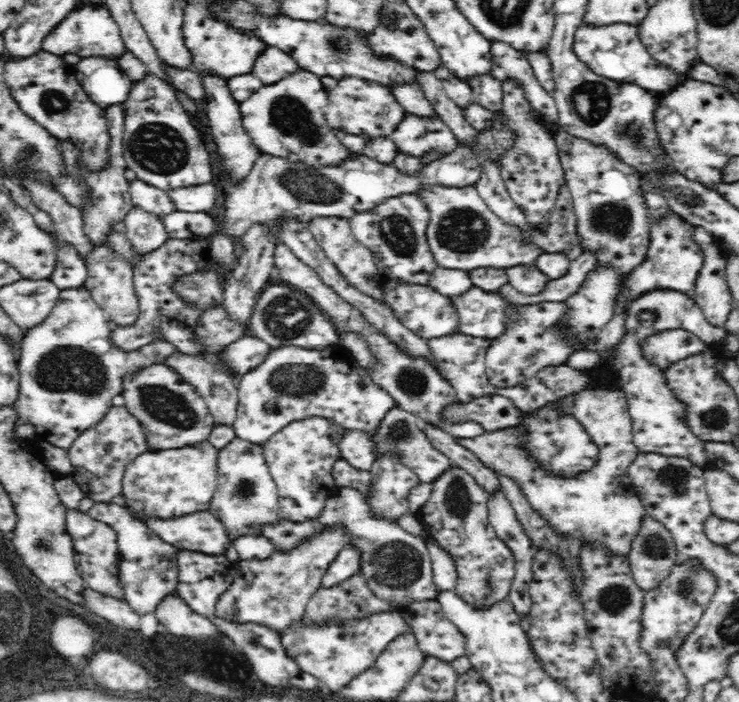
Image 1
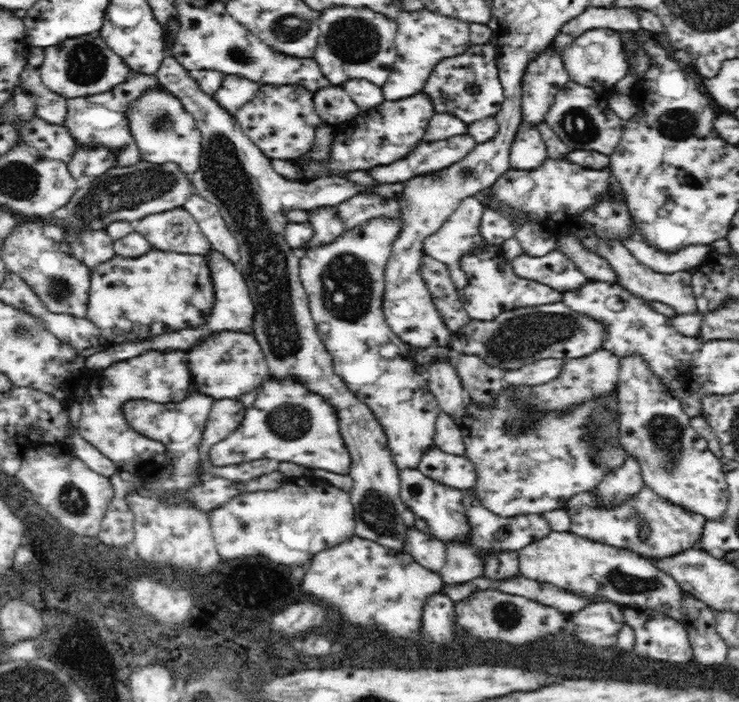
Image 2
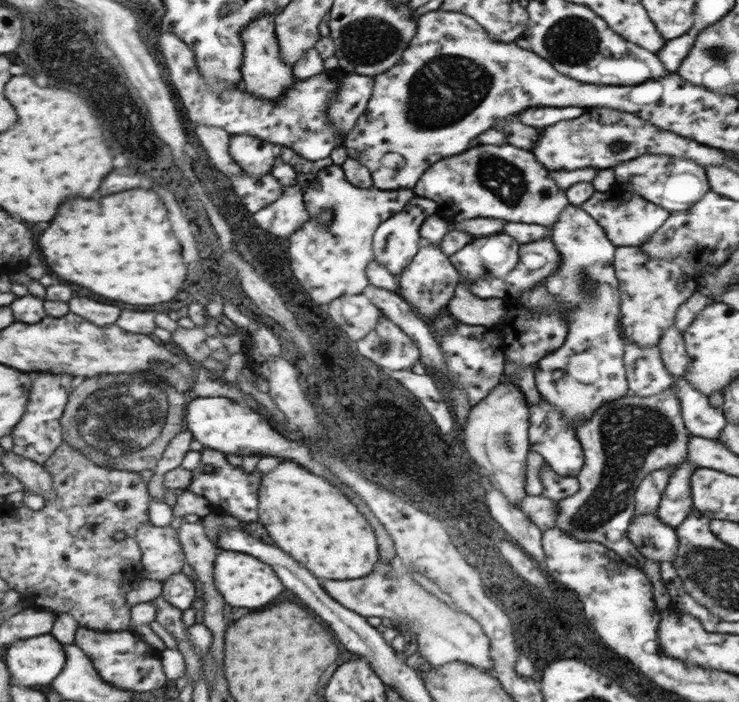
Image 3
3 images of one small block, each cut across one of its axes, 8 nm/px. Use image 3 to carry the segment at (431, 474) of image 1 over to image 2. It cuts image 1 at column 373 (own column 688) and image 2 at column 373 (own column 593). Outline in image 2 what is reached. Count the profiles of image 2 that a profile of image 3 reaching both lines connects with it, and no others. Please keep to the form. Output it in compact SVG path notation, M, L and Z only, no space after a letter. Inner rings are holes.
M166 56L166 60L162 62L160 70L158 70L158 80L160 86L164 86L166 90L170 90L182 104L184 108L194 116L196 120L196 128L202 132L202 166L196 174L188 176L190 184L194 188L194 192L202 198L206 198L212 204L218 204L222 218L226 220L230 232L234 234L234 238L238 240L240 246L240 262L234 264L236 270L244 276L250 294L252 294L252 302L256 306L256 318L254 318L254 336L262 346L262 352L266 356L268 362L268 376L266 378L292 378L300 384L304 384L308 388L308 392L320 394L328 406L332 406L332 410L336 410L336 418L340 418L340 438L344 438L344 448L348 450L350 458L352 458L352 466L348 472L348 478L354 482L354 486L348 490L352 506L356 510L356 532L354 536L364 538L364 540L372 540L378 542L384 548L390 550L404 550L404 536L408 532L408 528L402 524L402 514L408 508L400 496L400 468L394 462L394 456L388 448L388 434L384 432L384 428L380 426L380 422L376 420L374 412L368 408L368 404L364 404L358 396L354 396L354 392L346 386L346 382L336 374L334 370L334 360L328 354L328 348L324 346L320 332L316 328L316 322L312 318L310 312L310 304L308 304L308 294L304 292L304 286L300 282L300 254L296 254L296 250L292 250L288 246L288 242L284 240L284 228L288 224L288 220L284 216L288 216L288 212L296 212L296 210L306 210L312 212L314 208L332 208L340 202L350 200L350 196L356 196L358 192L370 192L370 194L378 194L384 196L386 200L398 200L404 194L404 182L396 182L396 184L382 184L376 190L366 190L360 186L354 186L350 182L346 182L340 176L320 176L314 178L310 182L298 182L292 178L282 178L282 174L278 174L272 166L272 158L268 158L240 128L238 120L234 114L226 112L218 100L214 100L214 96L206 94L200 84L190 76L190 72L186 68L182 68L176 58Z

